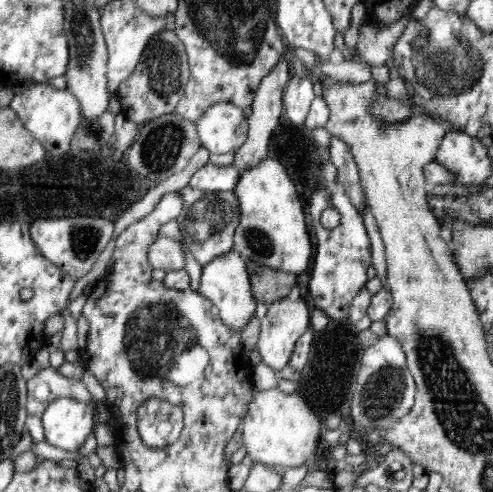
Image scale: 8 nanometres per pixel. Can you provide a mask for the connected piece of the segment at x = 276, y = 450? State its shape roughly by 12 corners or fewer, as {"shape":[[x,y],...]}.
{"shape":[[254,391],[242,420],[252,461],[298,468],[322,423],[298,392]]}

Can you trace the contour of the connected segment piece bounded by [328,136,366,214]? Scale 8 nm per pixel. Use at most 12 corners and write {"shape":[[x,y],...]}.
{"shape":[[332,136],[328,149],[338,183],[361,214],[366,209],[358,167],[346,143]]}

